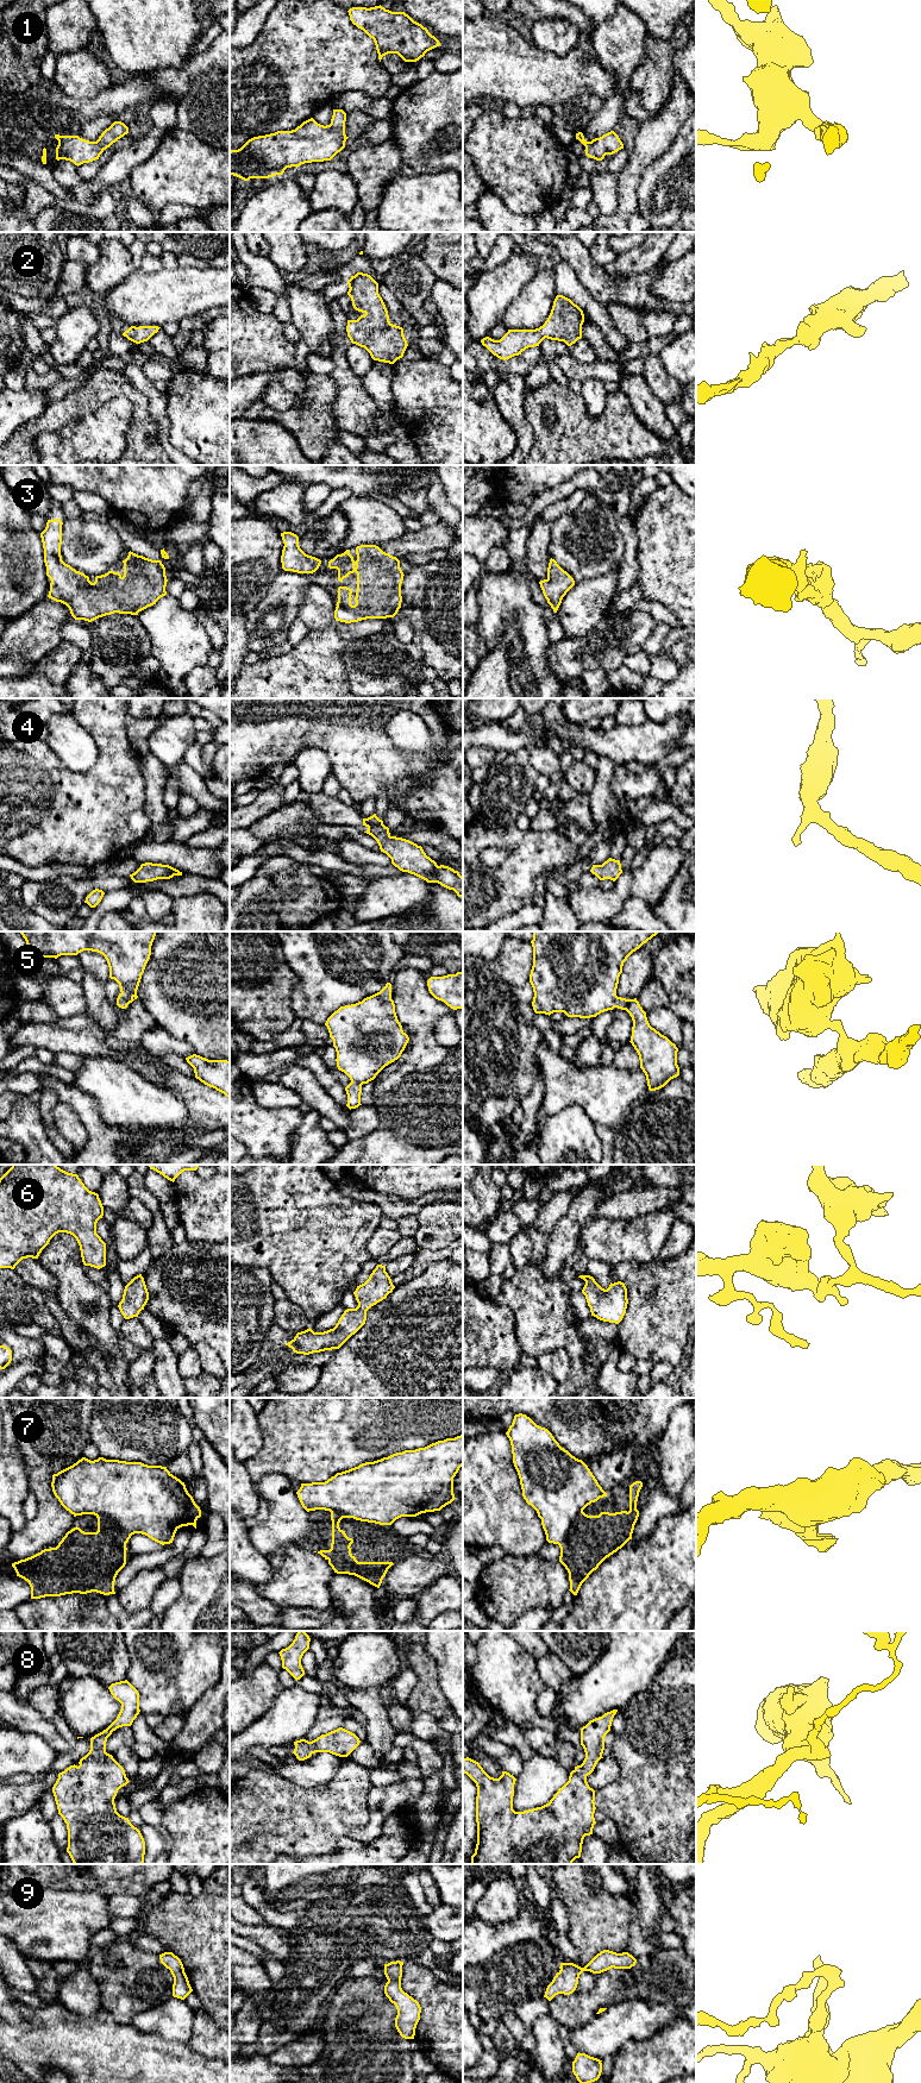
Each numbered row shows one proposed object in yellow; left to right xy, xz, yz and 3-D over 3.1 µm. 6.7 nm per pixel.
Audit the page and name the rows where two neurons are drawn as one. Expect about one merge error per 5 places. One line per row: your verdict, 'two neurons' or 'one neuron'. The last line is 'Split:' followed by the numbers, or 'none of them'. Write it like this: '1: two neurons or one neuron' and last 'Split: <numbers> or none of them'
1: one neuron
2: one neuron
3: one neuron
4: one neuron
5: one neuron
6: one neuron
7: two neurons
8: one neuron
9: one neuron
Split: 7

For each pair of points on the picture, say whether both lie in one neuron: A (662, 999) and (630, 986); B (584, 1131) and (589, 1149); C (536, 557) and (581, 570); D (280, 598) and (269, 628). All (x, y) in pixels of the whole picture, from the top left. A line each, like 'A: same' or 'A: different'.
A: different
B: same
C: different
D: same

